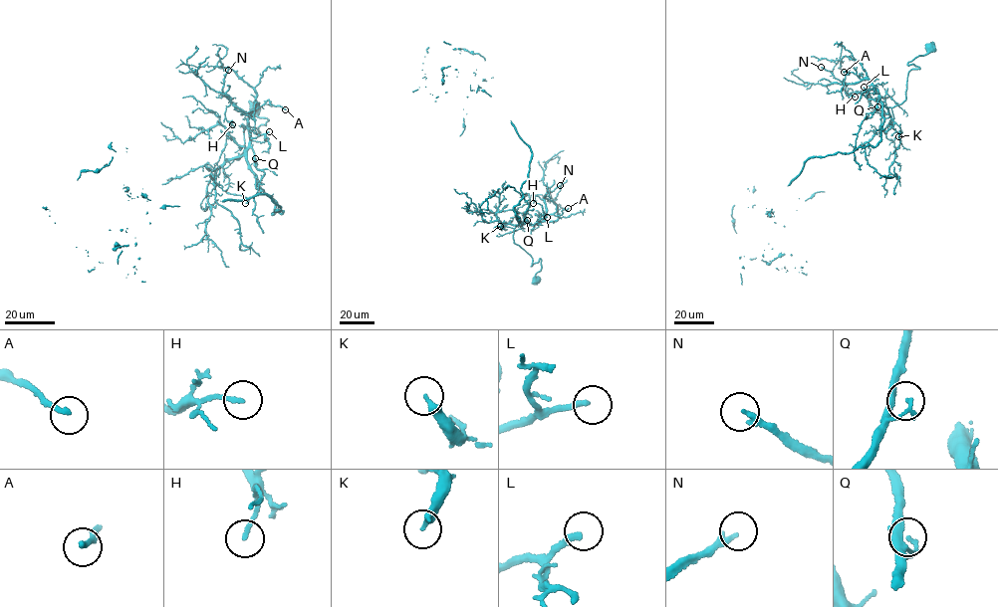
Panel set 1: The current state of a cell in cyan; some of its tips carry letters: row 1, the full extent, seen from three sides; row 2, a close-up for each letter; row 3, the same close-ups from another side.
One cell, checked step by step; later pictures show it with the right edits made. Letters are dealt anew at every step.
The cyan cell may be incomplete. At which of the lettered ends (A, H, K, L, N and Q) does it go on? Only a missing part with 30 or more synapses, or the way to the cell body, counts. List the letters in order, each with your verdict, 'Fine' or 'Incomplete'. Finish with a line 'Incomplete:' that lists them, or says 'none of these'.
A: Fine
H: Fine
K: Fine
L: Incomplete
N: Incomplete
Q: Fine
Incomplete: L, N

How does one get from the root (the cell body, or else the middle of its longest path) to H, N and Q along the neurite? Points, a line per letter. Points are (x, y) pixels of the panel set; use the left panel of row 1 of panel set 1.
H: (255, 108), (269, 119), (259, 131), (244, 129), (238, 159), (251, 116), (231, 102), (224, 115), (232, 124)
N: (255, 108), (269, 119), (259, 131), (244, 129), (235, 159), (251, 116), (223, 91), (228, 70)
Q: (255, 108), (269, 119), (259, 131), (251, 126), (244, 129), (244, 149), (235, 158), (250, 147), (255, 158)

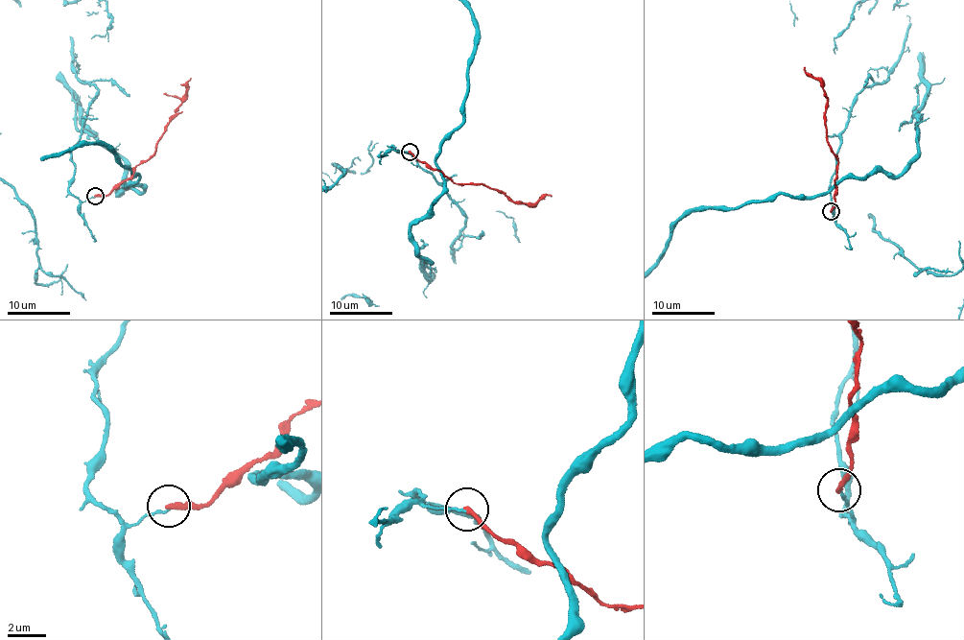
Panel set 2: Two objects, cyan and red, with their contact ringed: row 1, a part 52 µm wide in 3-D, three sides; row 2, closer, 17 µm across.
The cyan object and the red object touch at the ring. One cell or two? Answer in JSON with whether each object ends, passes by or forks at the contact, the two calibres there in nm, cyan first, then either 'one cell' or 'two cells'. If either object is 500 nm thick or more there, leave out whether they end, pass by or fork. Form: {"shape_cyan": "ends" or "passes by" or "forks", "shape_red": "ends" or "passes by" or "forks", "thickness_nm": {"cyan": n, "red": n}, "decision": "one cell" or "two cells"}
{"shape_cyan": "ends", "shape_red": "ends", "thickness_nm": {"cyan": 90, "red": 280}, "decision": "two cells"}

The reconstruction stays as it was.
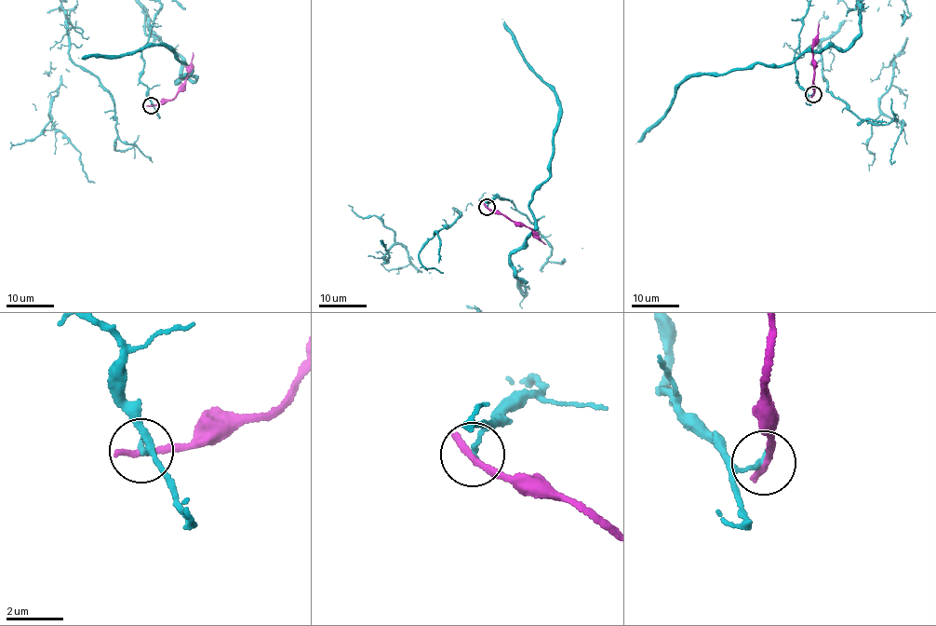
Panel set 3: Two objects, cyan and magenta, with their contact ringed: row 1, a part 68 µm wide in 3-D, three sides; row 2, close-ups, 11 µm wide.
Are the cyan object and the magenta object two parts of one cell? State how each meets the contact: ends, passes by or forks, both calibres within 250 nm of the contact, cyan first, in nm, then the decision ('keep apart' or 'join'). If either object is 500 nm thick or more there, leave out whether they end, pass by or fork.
cyan ends | magenta ends | 160/300 nm | keep apart

